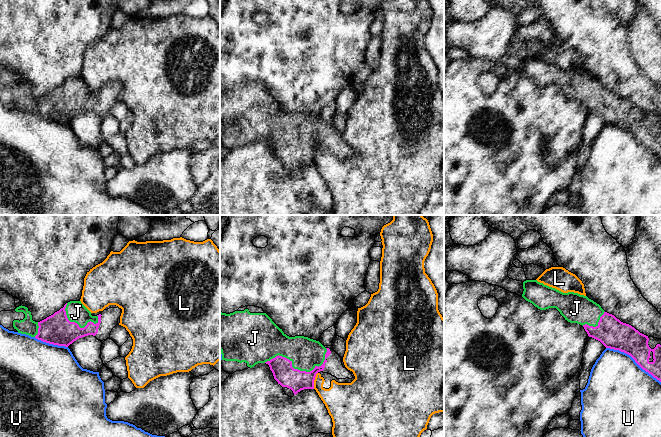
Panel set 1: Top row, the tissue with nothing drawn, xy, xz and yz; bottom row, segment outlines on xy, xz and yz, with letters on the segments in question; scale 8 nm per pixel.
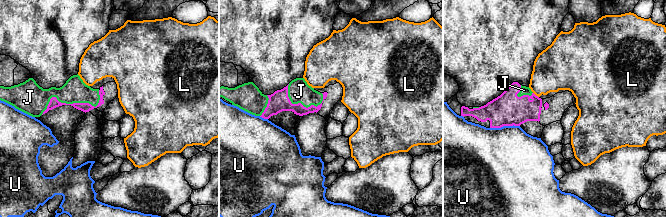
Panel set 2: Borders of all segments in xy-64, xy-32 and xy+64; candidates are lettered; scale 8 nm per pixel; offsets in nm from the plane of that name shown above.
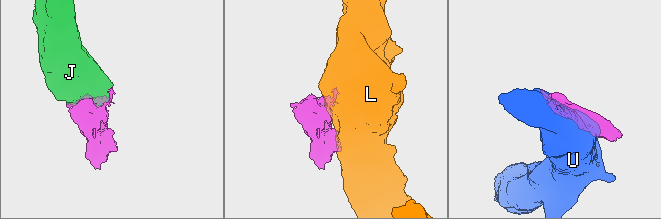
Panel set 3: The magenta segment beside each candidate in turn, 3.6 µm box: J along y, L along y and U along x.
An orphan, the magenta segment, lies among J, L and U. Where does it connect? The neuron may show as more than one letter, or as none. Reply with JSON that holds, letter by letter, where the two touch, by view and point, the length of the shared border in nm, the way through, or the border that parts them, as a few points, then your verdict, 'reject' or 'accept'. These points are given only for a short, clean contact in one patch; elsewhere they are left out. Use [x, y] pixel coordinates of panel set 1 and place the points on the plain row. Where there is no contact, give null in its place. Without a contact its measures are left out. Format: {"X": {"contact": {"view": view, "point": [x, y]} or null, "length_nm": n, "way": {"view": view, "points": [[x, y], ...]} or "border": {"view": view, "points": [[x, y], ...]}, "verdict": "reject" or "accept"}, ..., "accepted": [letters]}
{"J": {"contact": {"view": "xz", "point": [298, 146]}, "length_nm": 500, "verdict": "accept"}, "L": {"contact": {"view": "xz", "point": [314, 155]}, "length_nm": 140, "verdict": "reject"}, "U": {"contact": {"view": "yz", "point": [633, 134]}, "length_nm": 500, "verdict": "reject"}, "accepted": ["J"]}

